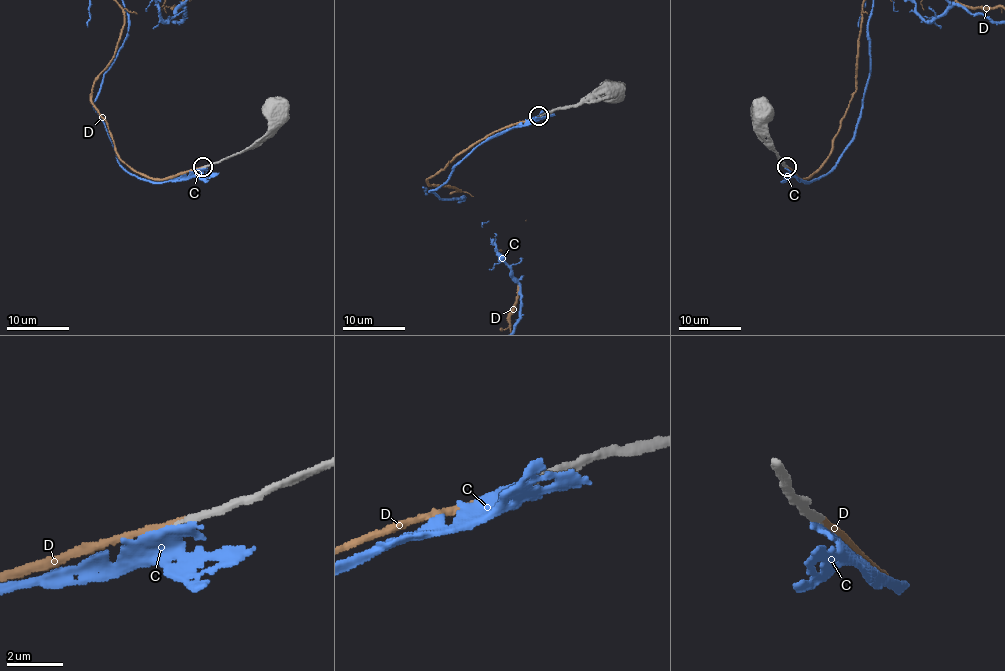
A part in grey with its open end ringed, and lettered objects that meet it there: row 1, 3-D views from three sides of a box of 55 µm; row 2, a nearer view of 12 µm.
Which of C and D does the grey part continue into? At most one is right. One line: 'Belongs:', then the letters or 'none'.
Belongs: D

